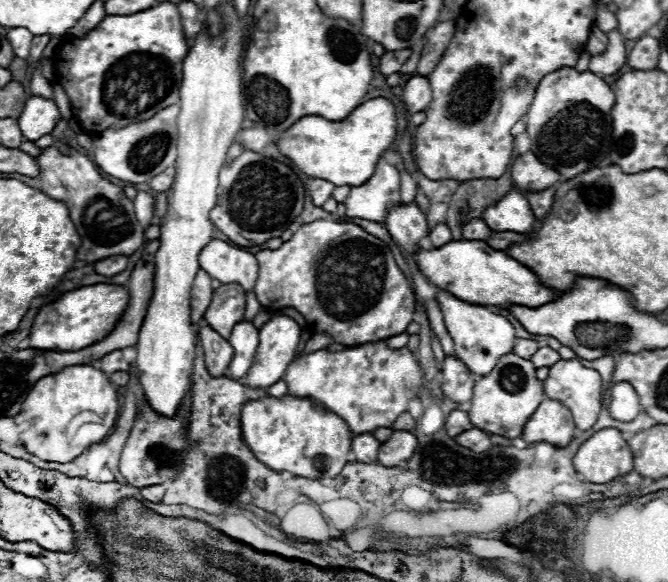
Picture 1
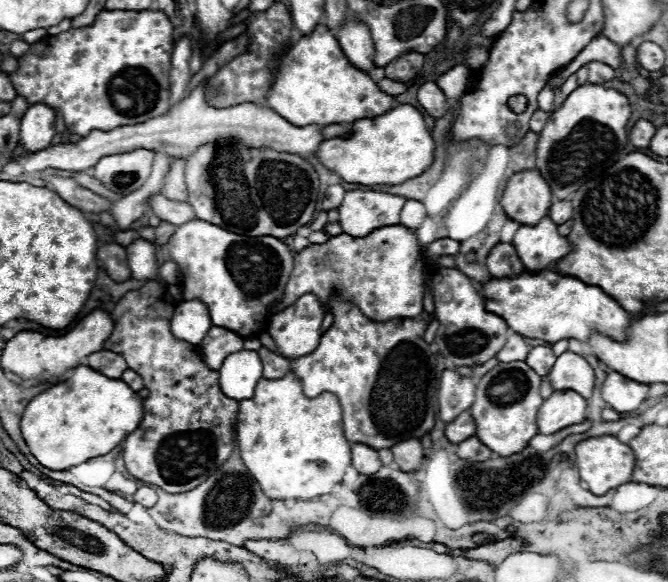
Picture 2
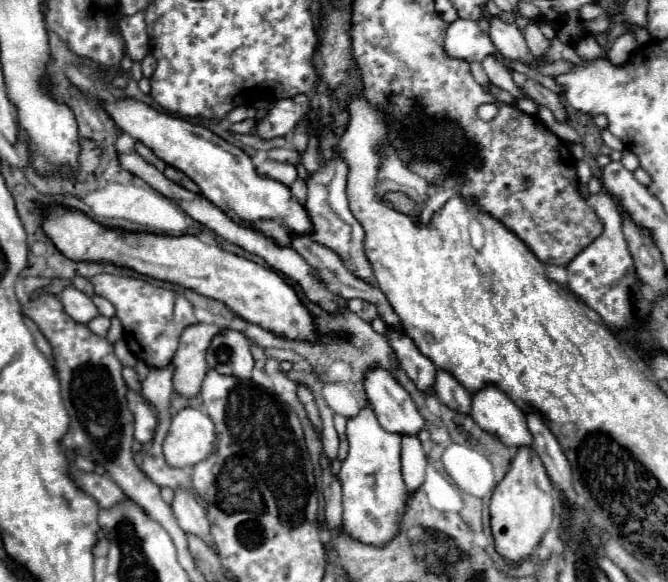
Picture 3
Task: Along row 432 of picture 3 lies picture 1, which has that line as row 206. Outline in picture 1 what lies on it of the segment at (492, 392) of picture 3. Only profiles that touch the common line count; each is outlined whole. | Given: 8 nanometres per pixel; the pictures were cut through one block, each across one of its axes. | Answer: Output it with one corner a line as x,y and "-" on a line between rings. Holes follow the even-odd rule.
516,190
508,192
494,206
488,206
482,220
494,232
526,234
526,232
532,232
534,226
536,226
536,216
532,214
532,208
528,206
528,200

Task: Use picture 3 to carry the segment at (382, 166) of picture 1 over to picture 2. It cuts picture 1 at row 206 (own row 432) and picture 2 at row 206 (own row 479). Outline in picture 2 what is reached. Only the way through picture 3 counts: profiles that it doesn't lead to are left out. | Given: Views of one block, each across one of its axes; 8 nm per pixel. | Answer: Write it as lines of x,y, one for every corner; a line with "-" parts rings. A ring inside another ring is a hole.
348,190
344,196
344,202
338,206
342,230
350,236
366,236
376,228
394,226
400,222
400,210
404,202
406,202
404,196
394,196
378,190

